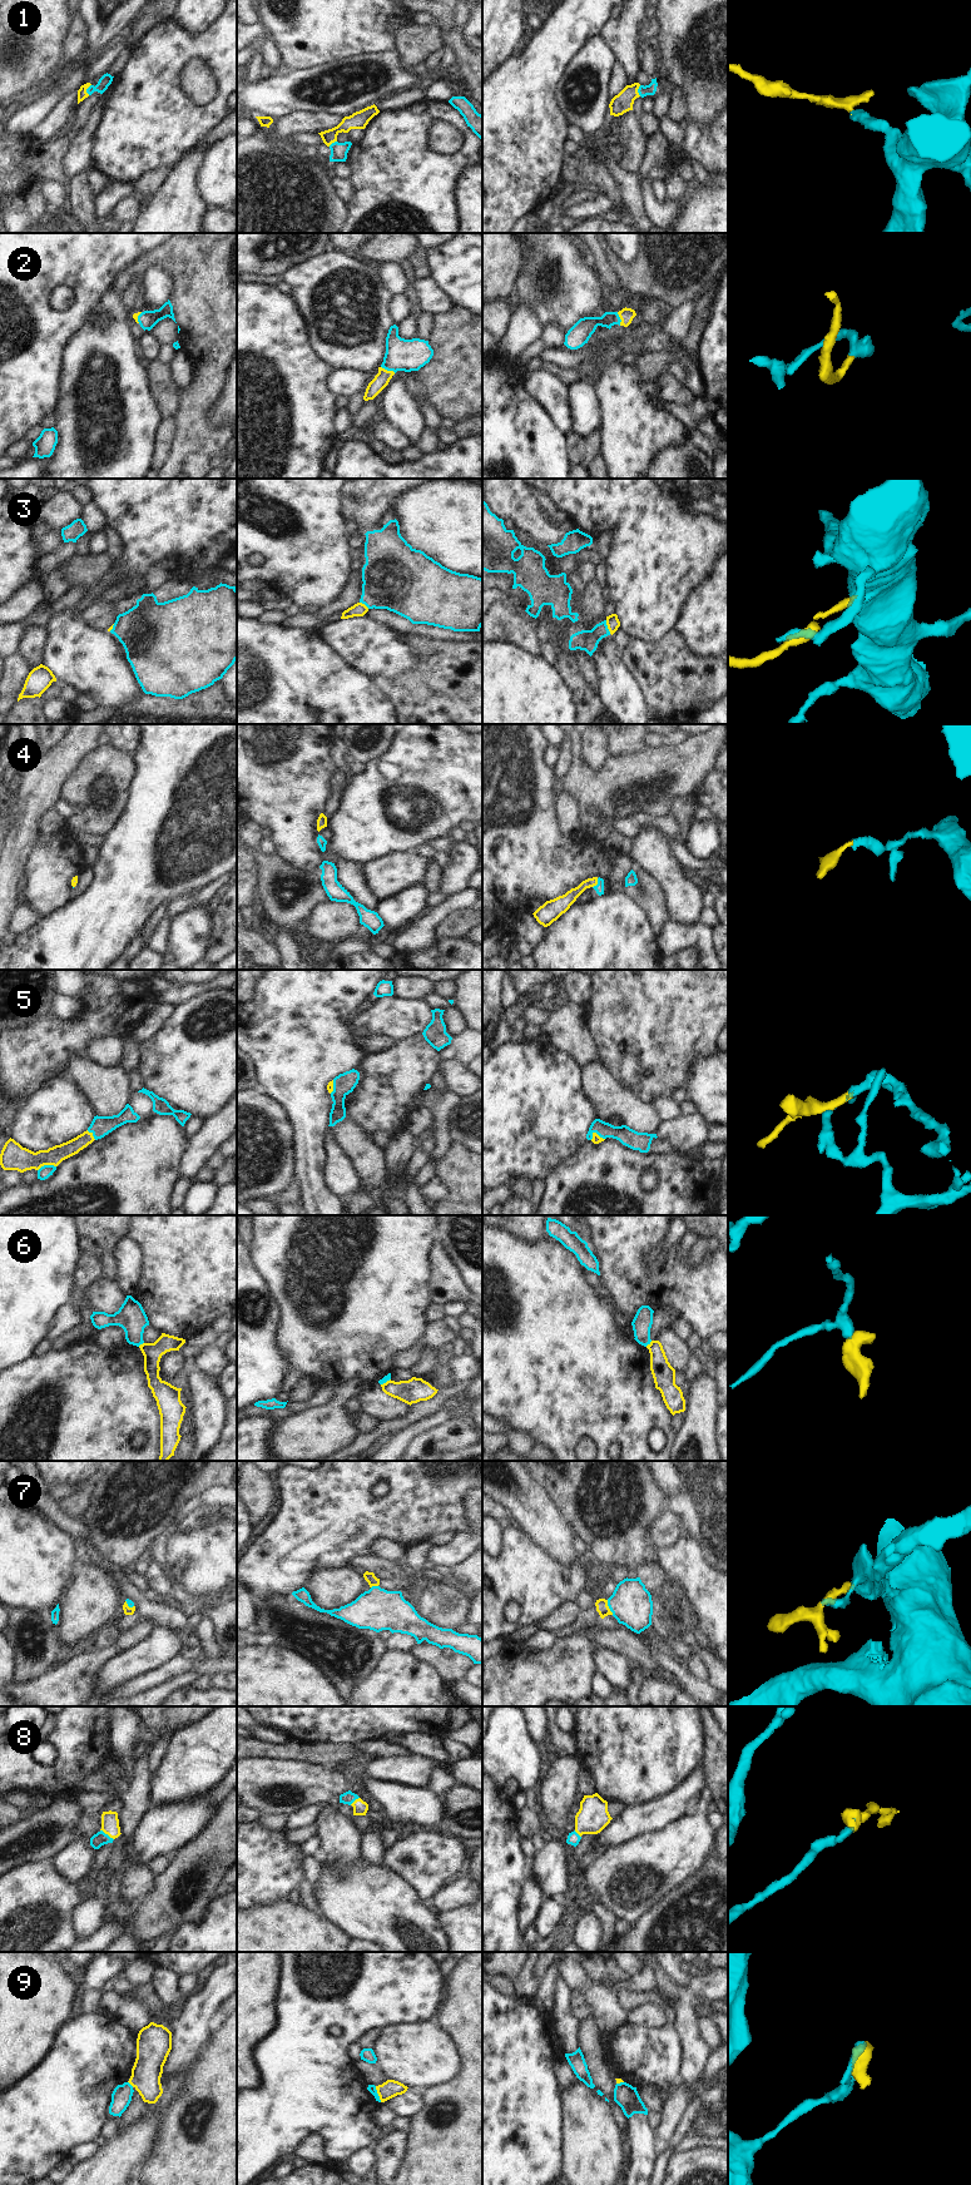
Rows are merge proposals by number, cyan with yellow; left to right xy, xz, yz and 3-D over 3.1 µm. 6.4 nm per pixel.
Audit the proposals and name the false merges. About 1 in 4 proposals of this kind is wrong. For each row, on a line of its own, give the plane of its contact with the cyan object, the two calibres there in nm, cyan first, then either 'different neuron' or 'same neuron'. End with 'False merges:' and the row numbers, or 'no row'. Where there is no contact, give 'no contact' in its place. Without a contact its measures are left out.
1: contact in yz; calibres 70 and 130 nm; same neuron
2: contact in xz; calibres 200 and 100 nm; same neuron
3: contact in yz; calibres 140 and 90 nm; different neuron
4: contact in yz; calibres 60 and 90 nm; same neuron
5: contact in xy; calibres 80 and 170 nm; same neuron
6: contact in yz; calibres 130 and 140 nm; different neuron
7: contact in yz; calibres 260 and 80 nm; same neuron
8: contact in xy; calibres 90 and 110 nm; same neuron
9: contact in xz; calibres 50 and 120 nm; different neuron
False merges: 3, 6, 9

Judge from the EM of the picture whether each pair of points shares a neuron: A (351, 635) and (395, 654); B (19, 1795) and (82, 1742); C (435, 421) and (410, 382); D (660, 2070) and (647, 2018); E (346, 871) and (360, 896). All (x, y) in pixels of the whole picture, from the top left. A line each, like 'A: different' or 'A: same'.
A: same
B: different
C: same
D: different
E: same

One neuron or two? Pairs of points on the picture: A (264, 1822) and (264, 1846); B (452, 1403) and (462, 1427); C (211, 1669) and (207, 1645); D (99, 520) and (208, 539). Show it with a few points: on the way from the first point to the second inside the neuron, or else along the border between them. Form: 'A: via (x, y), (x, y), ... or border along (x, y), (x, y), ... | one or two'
A: border along (256, 1821), (270, 1831), (281, 1831) | two
B: border along (452, 1416), (426, 1431) | two
C: border along (219, 1654), (207, 1656) | two
D: border along (92, 499), (102, 509), (109, 523) | two

